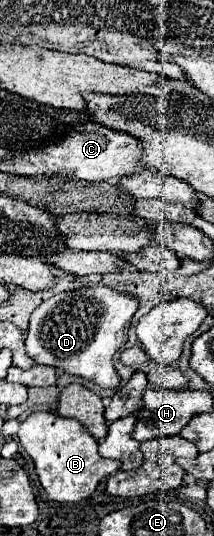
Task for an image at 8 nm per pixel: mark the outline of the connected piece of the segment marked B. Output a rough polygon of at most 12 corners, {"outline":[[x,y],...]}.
{"outline":[[31,413],[19,441],[55,503],[121,469],[79,421]]}

